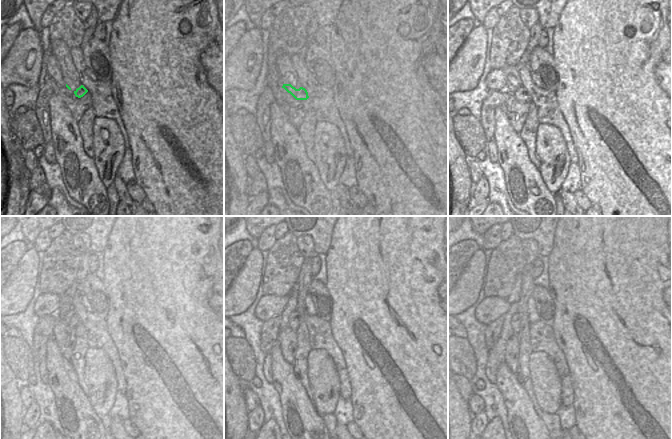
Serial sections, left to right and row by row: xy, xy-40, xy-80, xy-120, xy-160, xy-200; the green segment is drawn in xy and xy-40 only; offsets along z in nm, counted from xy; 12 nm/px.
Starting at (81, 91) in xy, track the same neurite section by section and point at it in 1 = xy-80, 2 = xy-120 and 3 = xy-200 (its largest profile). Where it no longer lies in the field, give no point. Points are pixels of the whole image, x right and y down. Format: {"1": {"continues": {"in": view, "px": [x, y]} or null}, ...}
{"1": {"continues": {"in": "xy-80", "px": [521, 94]}}, "2": {"continues": {"in": "xy-120", "px": [72, 319]}}, "3": {"continues": {"in": "xy-200", "px": [516, 318]}}}

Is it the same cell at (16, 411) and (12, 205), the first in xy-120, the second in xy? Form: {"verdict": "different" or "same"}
{"verdict": "different"}

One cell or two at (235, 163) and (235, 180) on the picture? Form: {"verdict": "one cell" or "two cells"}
{"verdict": "one cell"}

